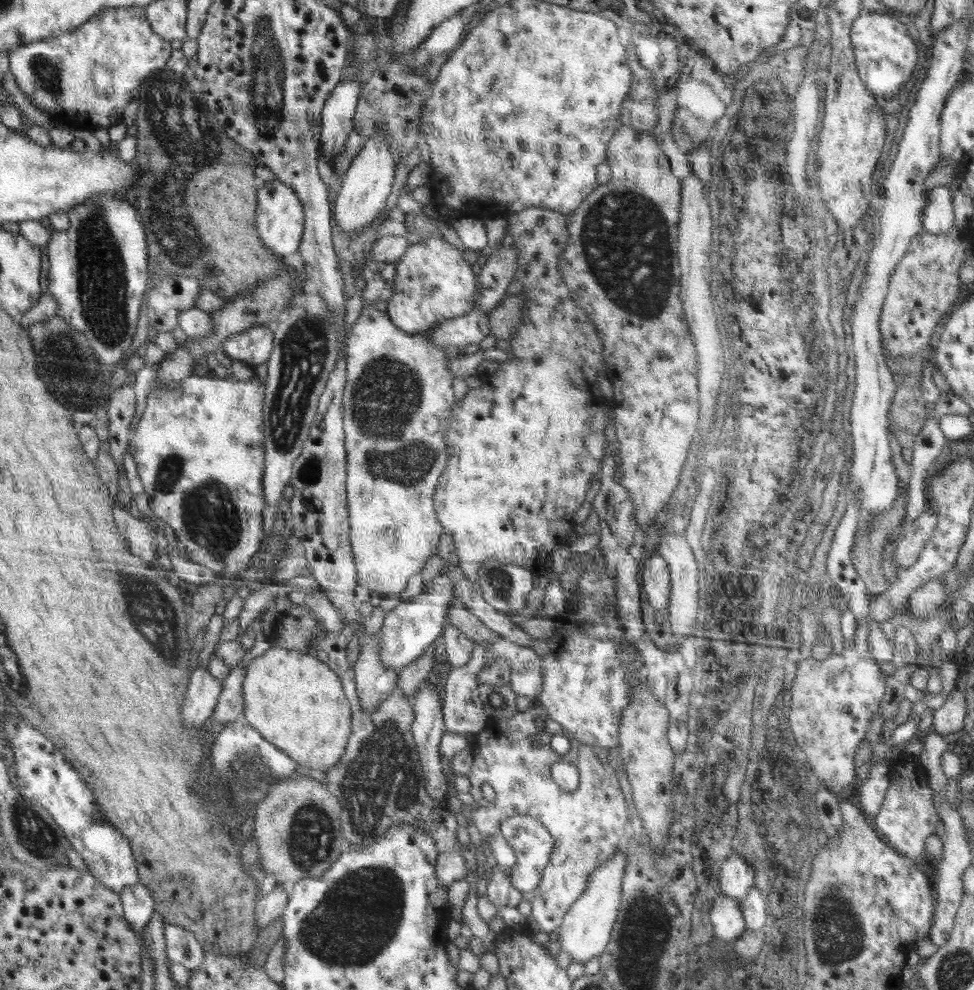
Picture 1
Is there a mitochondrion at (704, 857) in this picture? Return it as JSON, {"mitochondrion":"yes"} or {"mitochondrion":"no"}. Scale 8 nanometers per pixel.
{"mitochondrion":"no"}

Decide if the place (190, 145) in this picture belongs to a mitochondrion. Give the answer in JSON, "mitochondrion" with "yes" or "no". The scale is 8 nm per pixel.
{"mitochondrion":"yes"}

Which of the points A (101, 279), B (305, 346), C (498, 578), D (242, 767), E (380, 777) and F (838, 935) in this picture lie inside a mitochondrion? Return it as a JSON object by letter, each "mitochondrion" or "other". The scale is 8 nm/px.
{"A":"mitochondrion","B":"mitochondrion","C":"mitochondrion","D":"mitochondrion","E":"mitochondrion","F":"mitochondrion"}

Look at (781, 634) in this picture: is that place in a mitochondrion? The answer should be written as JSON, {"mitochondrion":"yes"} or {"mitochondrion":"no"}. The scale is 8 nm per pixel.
{"mitochondrion":"no"}

